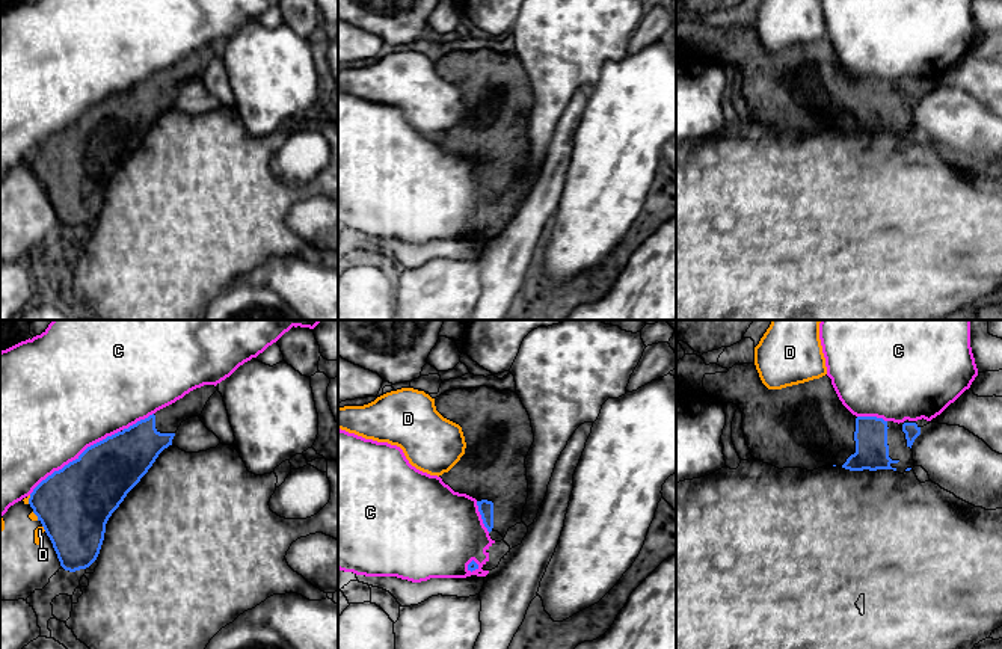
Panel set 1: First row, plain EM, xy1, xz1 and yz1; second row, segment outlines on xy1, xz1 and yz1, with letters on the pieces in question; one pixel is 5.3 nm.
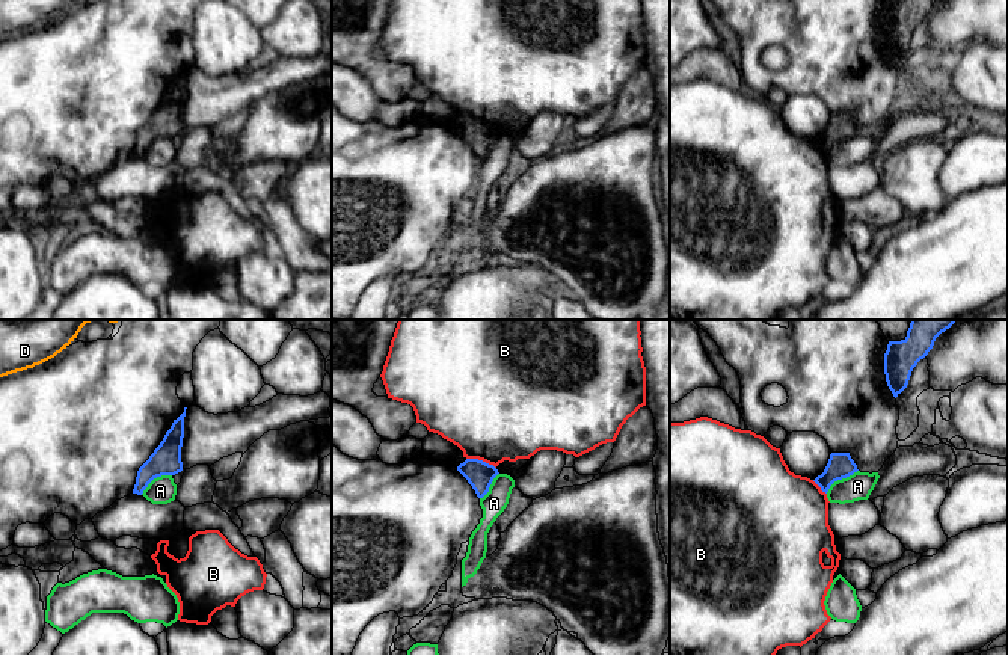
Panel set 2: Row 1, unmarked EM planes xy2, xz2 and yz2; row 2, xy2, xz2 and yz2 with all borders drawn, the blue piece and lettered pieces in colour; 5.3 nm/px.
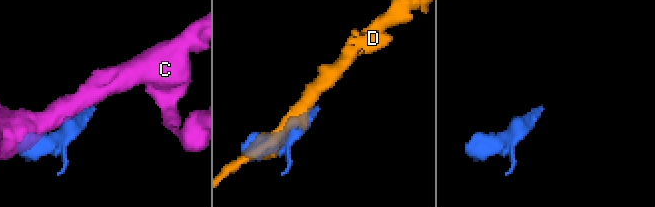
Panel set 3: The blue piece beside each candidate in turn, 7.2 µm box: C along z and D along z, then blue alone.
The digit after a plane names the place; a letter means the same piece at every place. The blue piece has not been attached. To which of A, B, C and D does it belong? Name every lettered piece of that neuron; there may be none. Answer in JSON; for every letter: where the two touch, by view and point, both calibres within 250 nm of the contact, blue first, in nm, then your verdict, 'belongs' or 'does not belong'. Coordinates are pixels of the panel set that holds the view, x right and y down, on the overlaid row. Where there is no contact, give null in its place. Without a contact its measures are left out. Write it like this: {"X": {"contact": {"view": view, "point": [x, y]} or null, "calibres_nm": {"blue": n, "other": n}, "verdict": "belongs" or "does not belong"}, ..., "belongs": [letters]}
{"A": {"contact": {"view": "yz2", "point": [841, 479]}, "calibres_nm": {"blue": 140, "other": 140}, "verdict": "does not belong"}, "B": {"contact": {"view": "xz2", "point": [482, 461]}, "calibres_nm": {"blue": 140, "other": 500}, "verdict": "does not belong"}, "C": {"contact": {"view": "xy1", "point": [76, 459]}, "calibres_nm": {"blue": 400, "other": 480}, "verdict": "does not belong"}, "D": {"contact": {"view": "xy1", "point": [29, 500]}, "calibres_nm": {"blue": 400, "other": 30}, "verdict": "does not belong"}, "belongs": []}

